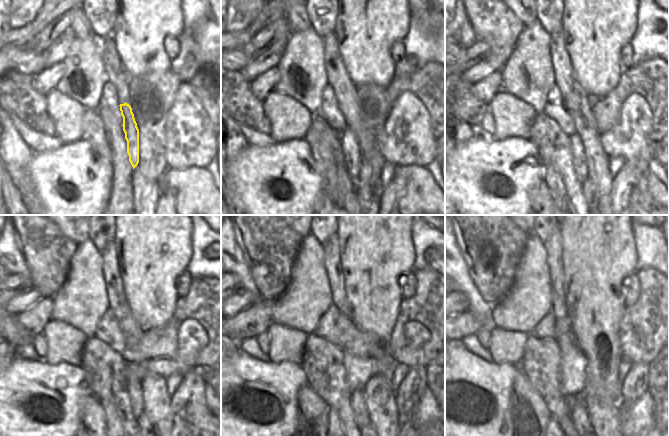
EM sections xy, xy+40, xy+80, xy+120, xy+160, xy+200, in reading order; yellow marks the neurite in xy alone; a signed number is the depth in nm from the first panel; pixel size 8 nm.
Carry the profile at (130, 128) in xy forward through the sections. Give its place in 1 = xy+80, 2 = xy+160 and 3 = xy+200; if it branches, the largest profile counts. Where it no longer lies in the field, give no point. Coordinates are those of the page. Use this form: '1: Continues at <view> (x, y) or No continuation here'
1: Continues at xy+80 (579, 158)
2: Continues at xy+160 (358, 405)
3: Continues at xy+200 (579, 414)

